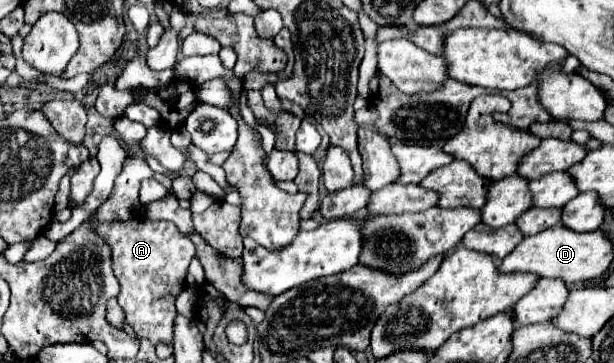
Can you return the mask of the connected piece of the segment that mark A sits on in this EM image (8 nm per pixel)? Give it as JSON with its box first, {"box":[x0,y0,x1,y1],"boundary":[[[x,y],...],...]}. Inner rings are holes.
{"box":[85,211,195,343],"boundary":[[[95,211],[85,219],[93,231],[107,241],[113,257],[113,273],[121,285],[119,305],[125,311],[127,323],[139,337],[147,337],[153,343],[173,339],[175,299],[185,289],[185,275],[189,261],[195,255],[193,241],[183,235],[173,221],[153,221],[139,213],[127,221],[97,223]]]}

